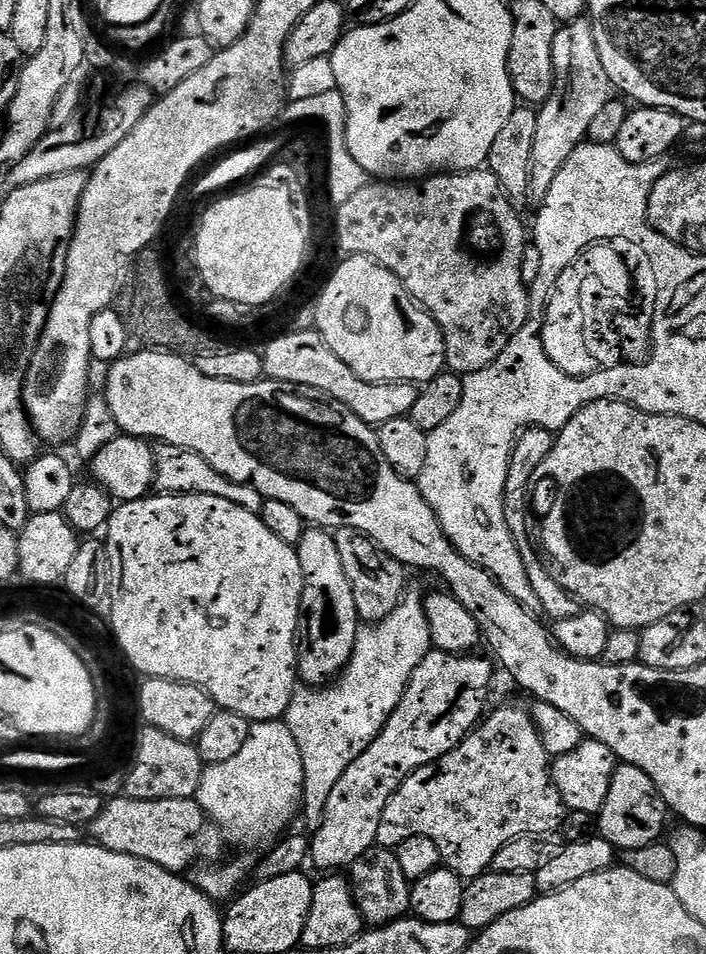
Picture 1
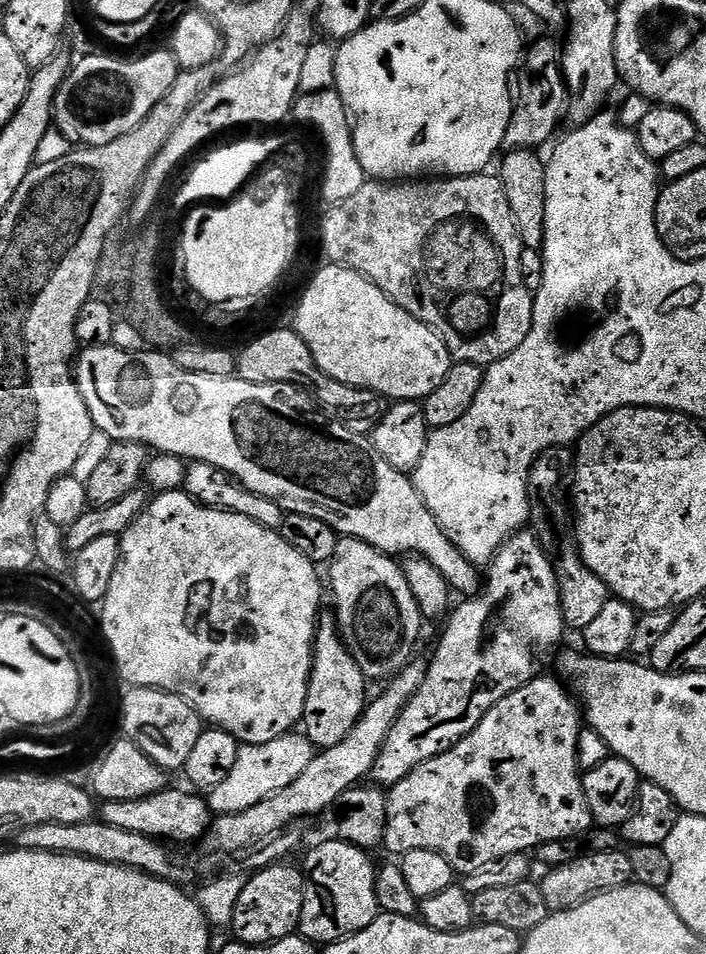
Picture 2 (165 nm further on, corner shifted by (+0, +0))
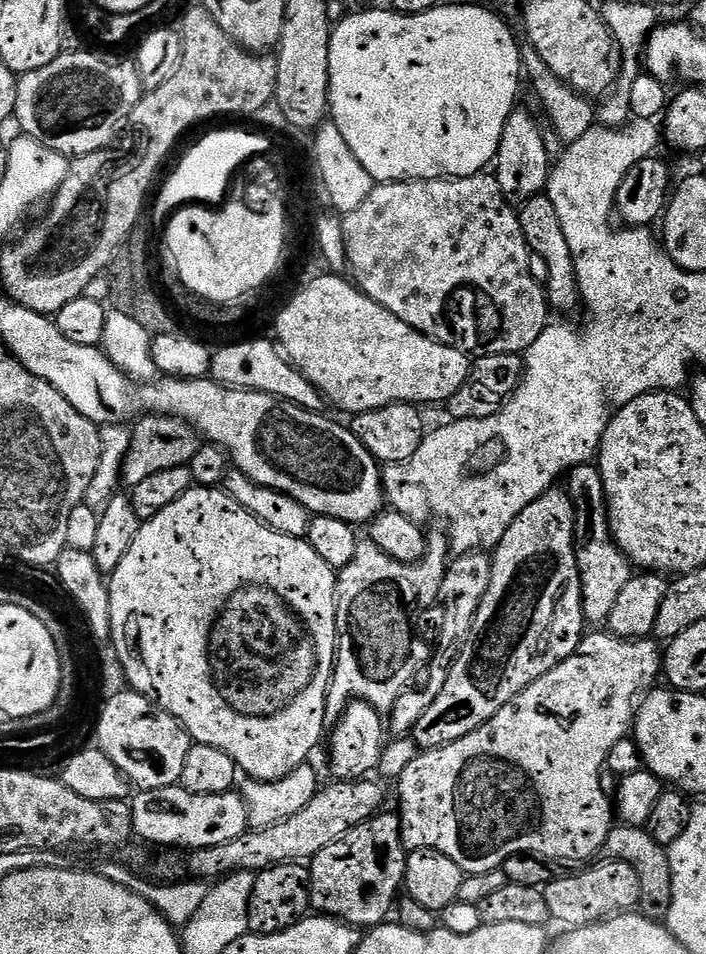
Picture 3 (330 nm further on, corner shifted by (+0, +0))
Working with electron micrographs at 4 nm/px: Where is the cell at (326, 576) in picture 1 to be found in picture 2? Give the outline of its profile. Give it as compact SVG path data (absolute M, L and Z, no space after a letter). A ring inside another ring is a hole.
M321 611L320 618L316 621L316 637L312 643L312 673L302 721L303 735L307 736L313 749L338 746L338 742L342 742L342 738L346 738L350 730L354 730L370 703L368 687L370 684L364 671L360 669L358 662L354 662L350 650L344 644L335 611Z

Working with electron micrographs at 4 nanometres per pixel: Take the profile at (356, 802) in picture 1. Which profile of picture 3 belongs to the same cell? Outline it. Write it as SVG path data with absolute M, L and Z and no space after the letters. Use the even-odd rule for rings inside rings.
M553 490L530 502L530 506L526 506L526 510L522 510L522 514L510 522L510 530L506 530L502 542L491 553L491 558L490 586L478 606L468 641L452 662L446 686L442 686L442 694L434 698L430 710L426 710L426 714L422 714L422 718L418 718L412 727L410 736L415 740L417 749L441 748L450 742L458 742L458 738L466 738L466 734L494 718L494 714L498 714L506 702L522 694L526 686L570 658L586 635L576 557L576 511L567 491Z

